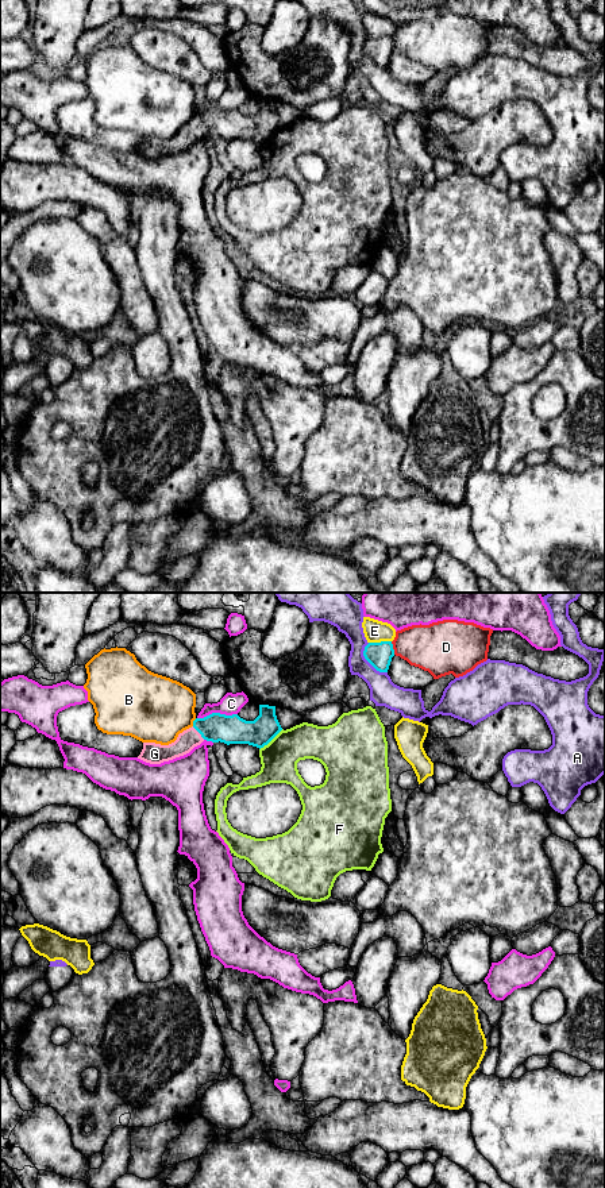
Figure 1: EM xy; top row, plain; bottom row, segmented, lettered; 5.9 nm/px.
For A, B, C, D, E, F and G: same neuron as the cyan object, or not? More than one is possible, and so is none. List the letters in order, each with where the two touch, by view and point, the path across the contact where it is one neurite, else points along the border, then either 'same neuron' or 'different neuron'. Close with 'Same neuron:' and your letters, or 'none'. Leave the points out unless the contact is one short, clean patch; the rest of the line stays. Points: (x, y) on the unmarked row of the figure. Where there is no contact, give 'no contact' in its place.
A: meets cyan in xy at (369, 57); border along xy (367, 38), (363, 51), (377, 65), (386, 68); different neuron
B: meets cyan in xy at (193, 118); border along xy (196, 114), (192, 120); different neuron
C: meets cyan in xy at (216, 108); border along xy (237, 108), (209, 108), (197, 114); different neuron
D: meets cyan in xy at (392, 43); different neuron
E: meets cyan in xy at (381, 37); border along xy (390, 35), (369, 38); different neuron
F: meets cyan in xy at (270, 135); border along xy (282, 124), (259, 145); different neuron
G: meets cyan in xy at (199, 127); runs through xy (230, 124), (199, 127), (189, 134); same neuron
Same neuron: G

